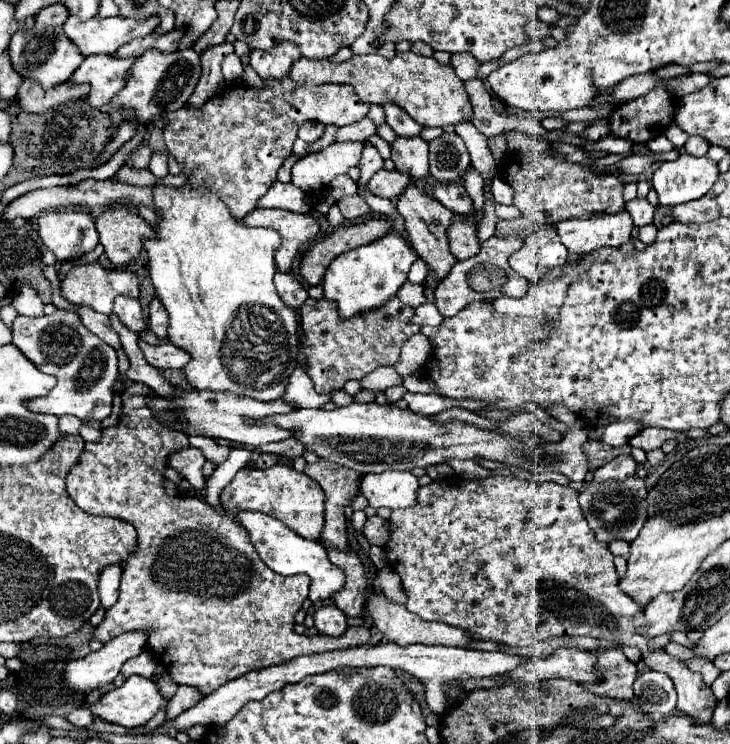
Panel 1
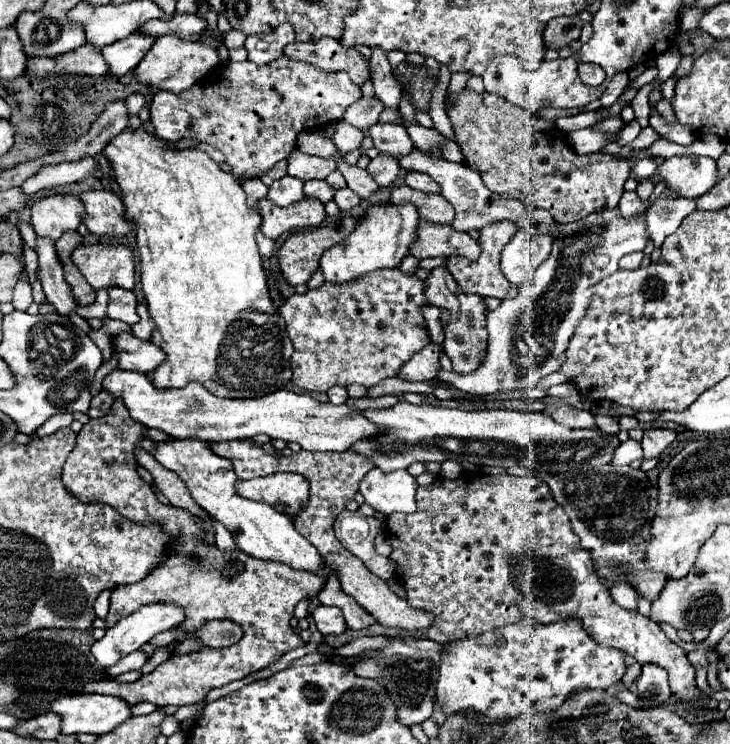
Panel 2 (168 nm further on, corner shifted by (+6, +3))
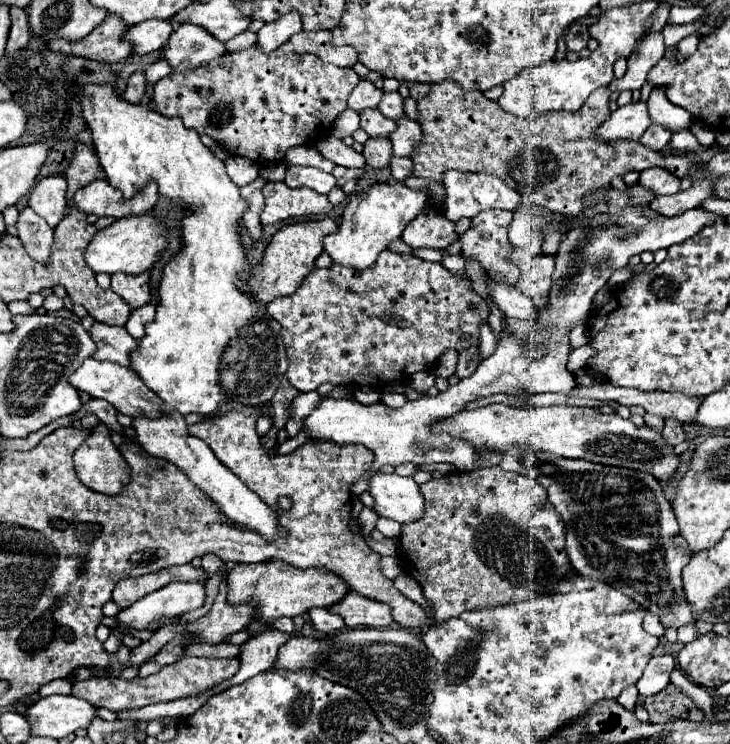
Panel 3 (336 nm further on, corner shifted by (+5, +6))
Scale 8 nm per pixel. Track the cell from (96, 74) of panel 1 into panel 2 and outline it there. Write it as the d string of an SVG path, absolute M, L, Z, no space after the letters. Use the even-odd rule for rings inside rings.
M132 33L132 37L126 37L124 41L116 41L108 47L104 47L100 53L104 61L110 65L108 75L112 77L122 77L134 69L136 63L144 57L144 53L152 47L156 39L150 35L140 35Z

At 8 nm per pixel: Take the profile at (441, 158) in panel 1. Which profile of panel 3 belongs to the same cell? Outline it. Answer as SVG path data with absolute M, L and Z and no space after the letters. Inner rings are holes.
M385 92L381 102L379 102L379 110L391 118L391 120L397 120L401 114L403 114L403 98L399 92Z

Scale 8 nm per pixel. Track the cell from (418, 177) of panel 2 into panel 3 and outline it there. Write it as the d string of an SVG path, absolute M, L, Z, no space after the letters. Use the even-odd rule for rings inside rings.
M393 156L391 162L389 162L389 170L391 170L391 176L395 180L409 178L411 176L411 168L413 168L411 158L397 158L397 156Z

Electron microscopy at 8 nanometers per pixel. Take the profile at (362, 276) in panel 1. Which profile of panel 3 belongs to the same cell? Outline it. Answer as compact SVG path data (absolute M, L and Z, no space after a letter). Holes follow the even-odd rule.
M403 182L395 184L373 184L361 192L355 192L341 216L339 230L325 236L325 252L343 266L365 270L369 268L381 250L401 236L405 226L423 210L427 204L425 190L413 190Z

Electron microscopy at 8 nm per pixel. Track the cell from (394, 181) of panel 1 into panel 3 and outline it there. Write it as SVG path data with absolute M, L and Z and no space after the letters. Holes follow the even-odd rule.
M369 138L363 144L363 156L369 168L385 168L393 156L391 142L387 138Z

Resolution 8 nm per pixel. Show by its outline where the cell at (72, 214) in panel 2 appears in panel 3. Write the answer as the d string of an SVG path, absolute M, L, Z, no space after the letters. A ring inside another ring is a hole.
M53 174L47 178L41 178L37 182L37 186L31 190L29 194L29 206L45 218L45 222L55 228L61 218L63 218L63 210L67 208L67 200L65 200L65 190L67 190L67 182L63 176Z

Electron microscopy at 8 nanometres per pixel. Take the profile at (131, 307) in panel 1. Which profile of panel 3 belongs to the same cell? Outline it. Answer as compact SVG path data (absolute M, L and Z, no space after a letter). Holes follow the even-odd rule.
M117 272L111 276L111 290L117 292L131 308L145 306L151 300L149 272L141 272L141 274Z

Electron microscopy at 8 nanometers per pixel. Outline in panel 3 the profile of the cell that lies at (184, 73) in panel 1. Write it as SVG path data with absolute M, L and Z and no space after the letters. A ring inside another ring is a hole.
M181 24L163 48L171 70L195 70L225 52L227 48L223 42L217 42L207 30L193 24Z

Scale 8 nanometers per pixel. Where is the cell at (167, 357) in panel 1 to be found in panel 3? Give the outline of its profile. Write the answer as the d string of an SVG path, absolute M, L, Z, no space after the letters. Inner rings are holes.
M95 322L91 328L91 338L97 344L93 358L129 366L129 352L137 348L137 340L133 340L123 326L107 326Z

